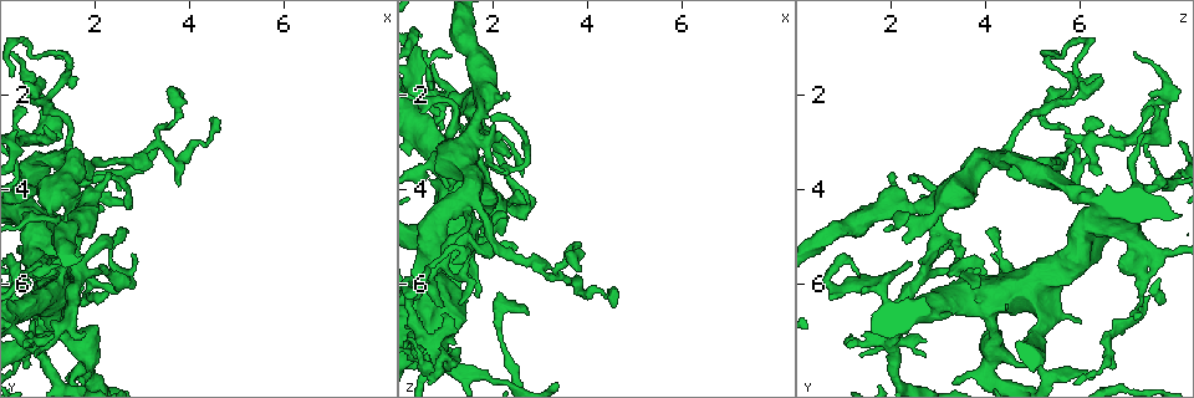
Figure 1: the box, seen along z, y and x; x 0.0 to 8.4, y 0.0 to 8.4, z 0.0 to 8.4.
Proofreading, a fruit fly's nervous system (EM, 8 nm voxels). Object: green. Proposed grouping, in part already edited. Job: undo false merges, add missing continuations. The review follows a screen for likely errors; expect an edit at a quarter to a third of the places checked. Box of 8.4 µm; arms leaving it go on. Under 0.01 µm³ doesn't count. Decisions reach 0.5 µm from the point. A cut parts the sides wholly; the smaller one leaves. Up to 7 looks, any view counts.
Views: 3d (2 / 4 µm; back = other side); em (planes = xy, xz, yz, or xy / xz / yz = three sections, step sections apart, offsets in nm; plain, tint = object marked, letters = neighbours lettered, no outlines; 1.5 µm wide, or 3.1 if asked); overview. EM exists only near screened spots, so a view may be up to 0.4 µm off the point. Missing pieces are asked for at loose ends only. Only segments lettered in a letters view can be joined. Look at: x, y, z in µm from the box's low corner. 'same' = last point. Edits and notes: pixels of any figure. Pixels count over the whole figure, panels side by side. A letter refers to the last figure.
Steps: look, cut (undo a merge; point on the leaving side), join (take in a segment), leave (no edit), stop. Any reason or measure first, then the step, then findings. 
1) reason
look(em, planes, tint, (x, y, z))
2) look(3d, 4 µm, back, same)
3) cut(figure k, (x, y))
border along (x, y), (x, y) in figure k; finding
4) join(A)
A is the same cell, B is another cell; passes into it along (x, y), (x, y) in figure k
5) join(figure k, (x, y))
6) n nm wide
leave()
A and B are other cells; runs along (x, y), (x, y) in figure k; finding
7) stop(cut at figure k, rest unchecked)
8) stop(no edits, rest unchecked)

touches itself
look(em, planes, tint, (1.50, 4.30, 3.00))

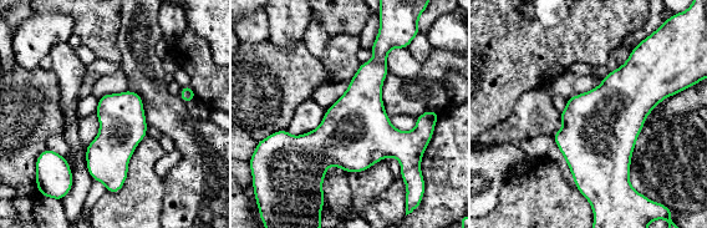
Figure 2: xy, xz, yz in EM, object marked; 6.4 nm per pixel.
what lies round it
look(em, planes, letters, same)

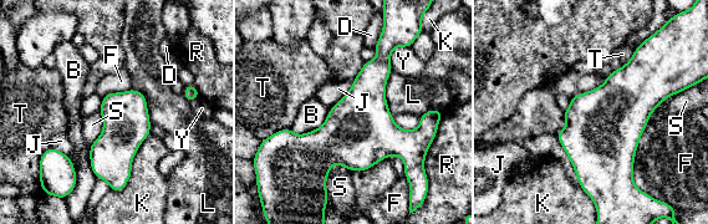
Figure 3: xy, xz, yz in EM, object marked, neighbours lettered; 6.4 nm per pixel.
leave()
B, D, F, J, K, L, R, S, T and Y are other cells; all the same neuron

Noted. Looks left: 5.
thin neck
look(em, planes, tint, (1.45, 2.65, 4.75))

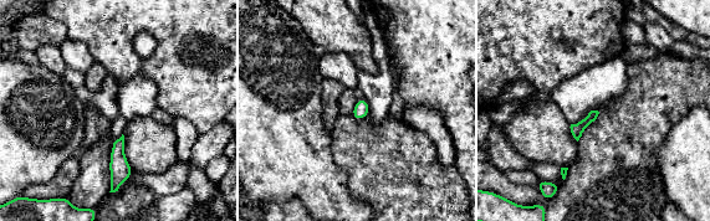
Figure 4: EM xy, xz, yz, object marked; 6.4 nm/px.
what lies round it
look(em, planes, letters, same)

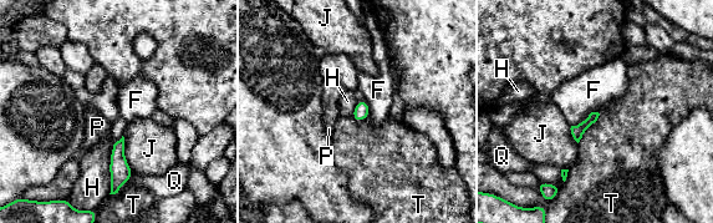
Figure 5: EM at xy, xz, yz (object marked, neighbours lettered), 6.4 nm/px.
70 nm wide
leave()
F, H, J, P, Q and T are other cells; border along (113, 145), (110, 152), (110, 192) in figure 5; one neuron here

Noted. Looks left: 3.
branch stops here
look(3d, 2 µm, (2.85, 5.35, 4.15))

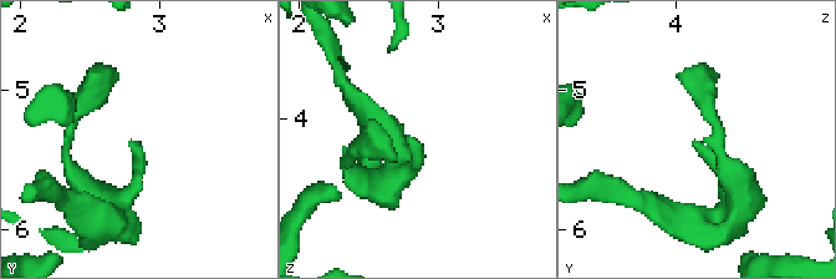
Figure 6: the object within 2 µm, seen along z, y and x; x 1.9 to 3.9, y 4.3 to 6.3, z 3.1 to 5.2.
look(em, xy, step 8, tint, (2.82, 5.36, 4.16))

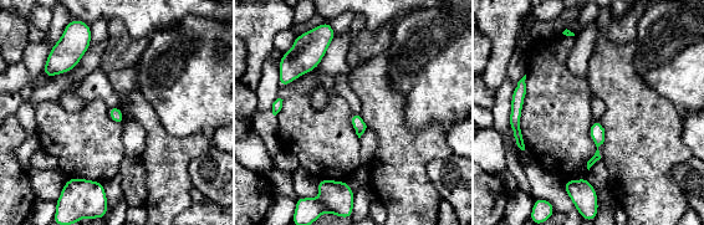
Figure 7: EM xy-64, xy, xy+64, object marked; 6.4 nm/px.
cut it another way
look(em, planes, letters, same)

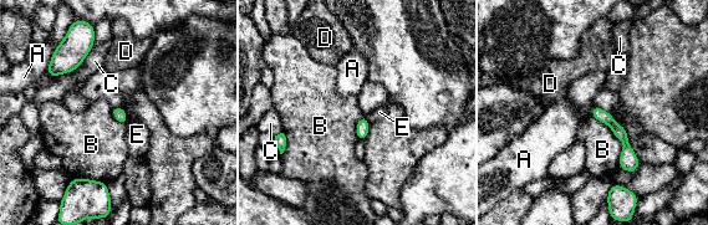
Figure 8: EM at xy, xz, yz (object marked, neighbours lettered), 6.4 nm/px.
leave()
A, B, C, D and E are other cells; border along (591, 114), (622, 142), (619, 165) in figure 8; no lettered segment goes on from it

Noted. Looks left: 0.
stop(no edits, rest unchecked)

